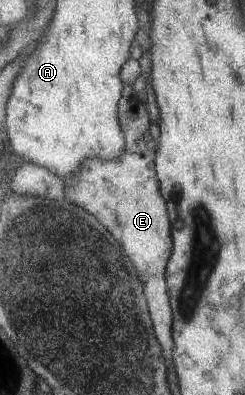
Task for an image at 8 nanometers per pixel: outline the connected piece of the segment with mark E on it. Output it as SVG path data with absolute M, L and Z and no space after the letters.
M124 94L120 100L119 120L127 139L127 149L122 157L118 160L93 158L85 162L79 174L66 179L67 194L72 203L94 214L110 230L123 245L136 269L140 270L156 325L156 335L160 337L160 345L164 345L164 357L172 359L174 315L168 299L167 265L174 249L174 240L167 201L161 192L157 167L154 167L158 142L150 135L148 109L136 99L135 94Z

